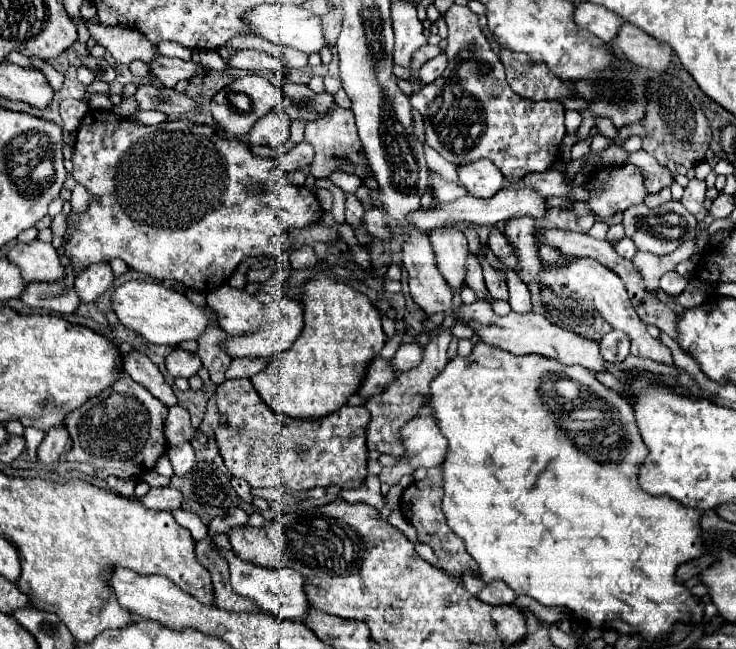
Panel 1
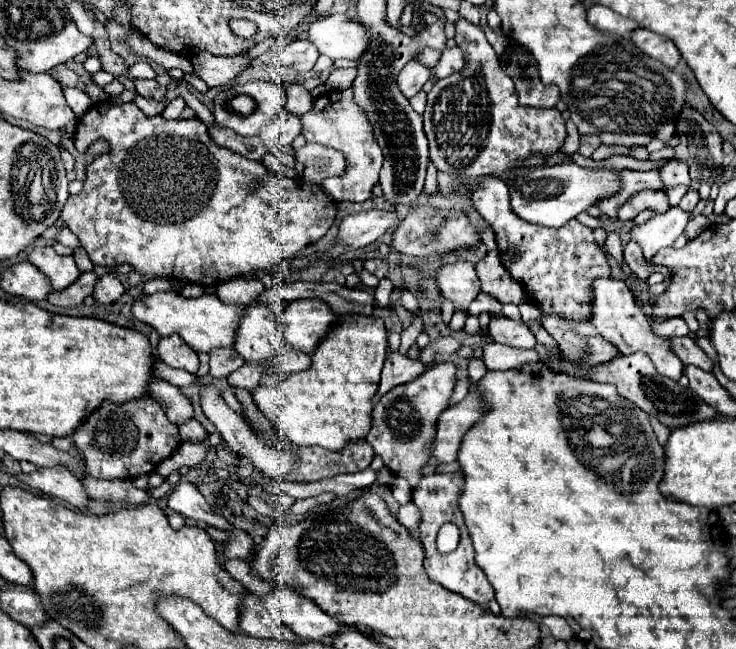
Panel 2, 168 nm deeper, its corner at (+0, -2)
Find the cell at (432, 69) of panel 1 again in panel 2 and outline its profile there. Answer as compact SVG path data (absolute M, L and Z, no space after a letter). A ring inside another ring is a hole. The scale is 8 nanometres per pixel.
M449 48L449 50L443 50L441 54L441 60L437 62L435 66L435 78L441 80L441 78L447 78L451 76L453 72L459 72L465 64L465 58L461 54L459 48Z

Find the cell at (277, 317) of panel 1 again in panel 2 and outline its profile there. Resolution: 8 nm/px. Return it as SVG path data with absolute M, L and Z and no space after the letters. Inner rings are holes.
M317 298L293 300L285 306L281 316L285 346L305 354L315 350L317 342L327 334L329 326L337 320L329 306Z

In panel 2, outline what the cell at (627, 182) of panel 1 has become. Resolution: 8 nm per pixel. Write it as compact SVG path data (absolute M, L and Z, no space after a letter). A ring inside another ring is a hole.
M645 188L645 190L633 194L619 208L619 220L633 220L645 208L655 208L655 212L665 212L669 208L667 194L663 190L651 190L651 188Z

